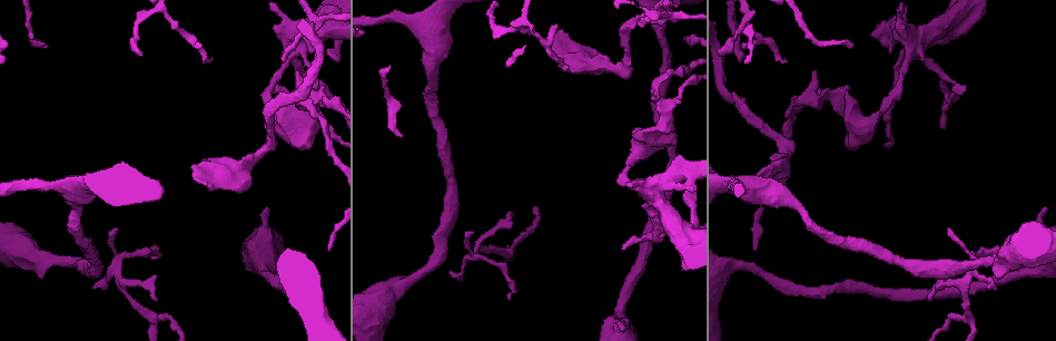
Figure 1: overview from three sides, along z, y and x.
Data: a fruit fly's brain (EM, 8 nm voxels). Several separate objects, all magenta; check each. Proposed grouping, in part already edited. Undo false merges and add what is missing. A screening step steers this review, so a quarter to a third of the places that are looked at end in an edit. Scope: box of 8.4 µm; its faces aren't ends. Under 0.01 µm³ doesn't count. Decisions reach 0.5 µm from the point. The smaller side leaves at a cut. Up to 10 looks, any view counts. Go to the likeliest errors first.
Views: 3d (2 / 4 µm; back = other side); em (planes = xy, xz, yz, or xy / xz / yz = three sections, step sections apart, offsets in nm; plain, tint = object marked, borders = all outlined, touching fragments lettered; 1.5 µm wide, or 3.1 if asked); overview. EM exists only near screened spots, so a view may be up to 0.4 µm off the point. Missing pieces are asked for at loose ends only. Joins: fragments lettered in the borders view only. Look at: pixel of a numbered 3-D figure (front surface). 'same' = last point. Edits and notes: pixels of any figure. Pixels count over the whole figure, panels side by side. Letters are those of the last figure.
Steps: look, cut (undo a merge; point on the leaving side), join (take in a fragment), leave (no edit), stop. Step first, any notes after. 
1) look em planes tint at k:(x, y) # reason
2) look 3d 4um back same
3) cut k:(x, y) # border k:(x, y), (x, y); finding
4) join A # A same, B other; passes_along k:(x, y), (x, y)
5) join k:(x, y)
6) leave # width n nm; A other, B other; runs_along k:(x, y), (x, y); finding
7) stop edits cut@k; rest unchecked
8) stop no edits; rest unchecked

look em xy step 8 borders at 1:(854, 46) # tapers out

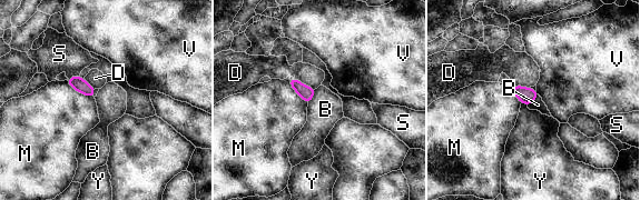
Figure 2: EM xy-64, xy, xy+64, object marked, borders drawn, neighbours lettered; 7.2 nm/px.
look em yz step 8 borders same # another direction

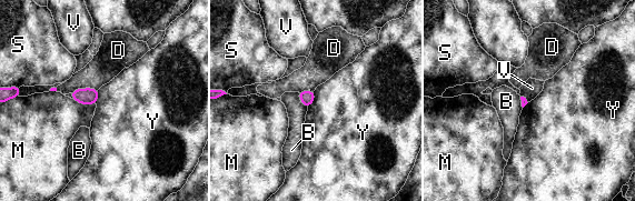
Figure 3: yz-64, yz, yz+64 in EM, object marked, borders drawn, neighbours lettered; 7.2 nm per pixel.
leave # longest_contact D 200 nm; B other, D other, M other, S other, V other, Y other; none of them fits

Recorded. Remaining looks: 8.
look em planes tint at 1:(631, 190) # branch stops here

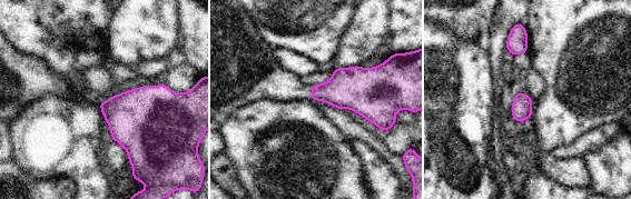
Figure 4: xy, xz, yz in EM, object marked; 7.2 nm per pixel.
look em planes borders same

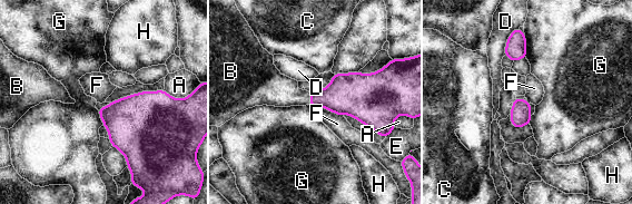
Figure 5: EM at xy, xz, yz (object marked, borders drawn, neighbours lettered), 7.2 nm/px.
join B # A other, B same, C other, D other, E other, F other, G other, H other; passes_along 5:(345, 95), (310, 98), (279, 90); the neuron continues

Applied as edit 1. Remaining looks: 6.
look 3d 4um at 1:(42, 279) # an open end

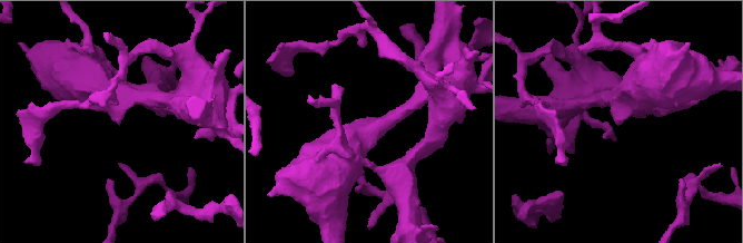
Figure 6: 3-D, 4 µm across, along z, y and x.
look em planes borders at 6:(616, 123) # arm_widths 240, 550 nm; now the EM

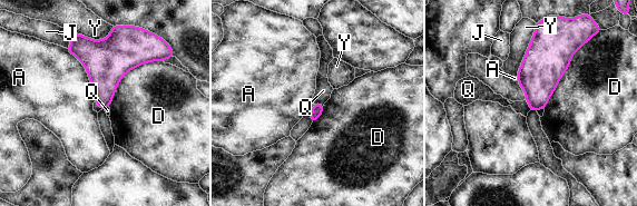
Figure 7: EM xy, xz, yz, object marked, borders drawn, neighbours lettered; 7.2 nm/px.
leave # A other, D other, J other, Q other, Y other; border 7:(313, 102), (323, 105); no lettered fragment goes on from it

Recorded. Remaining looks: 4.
stop edits join@5; rest unchecked

